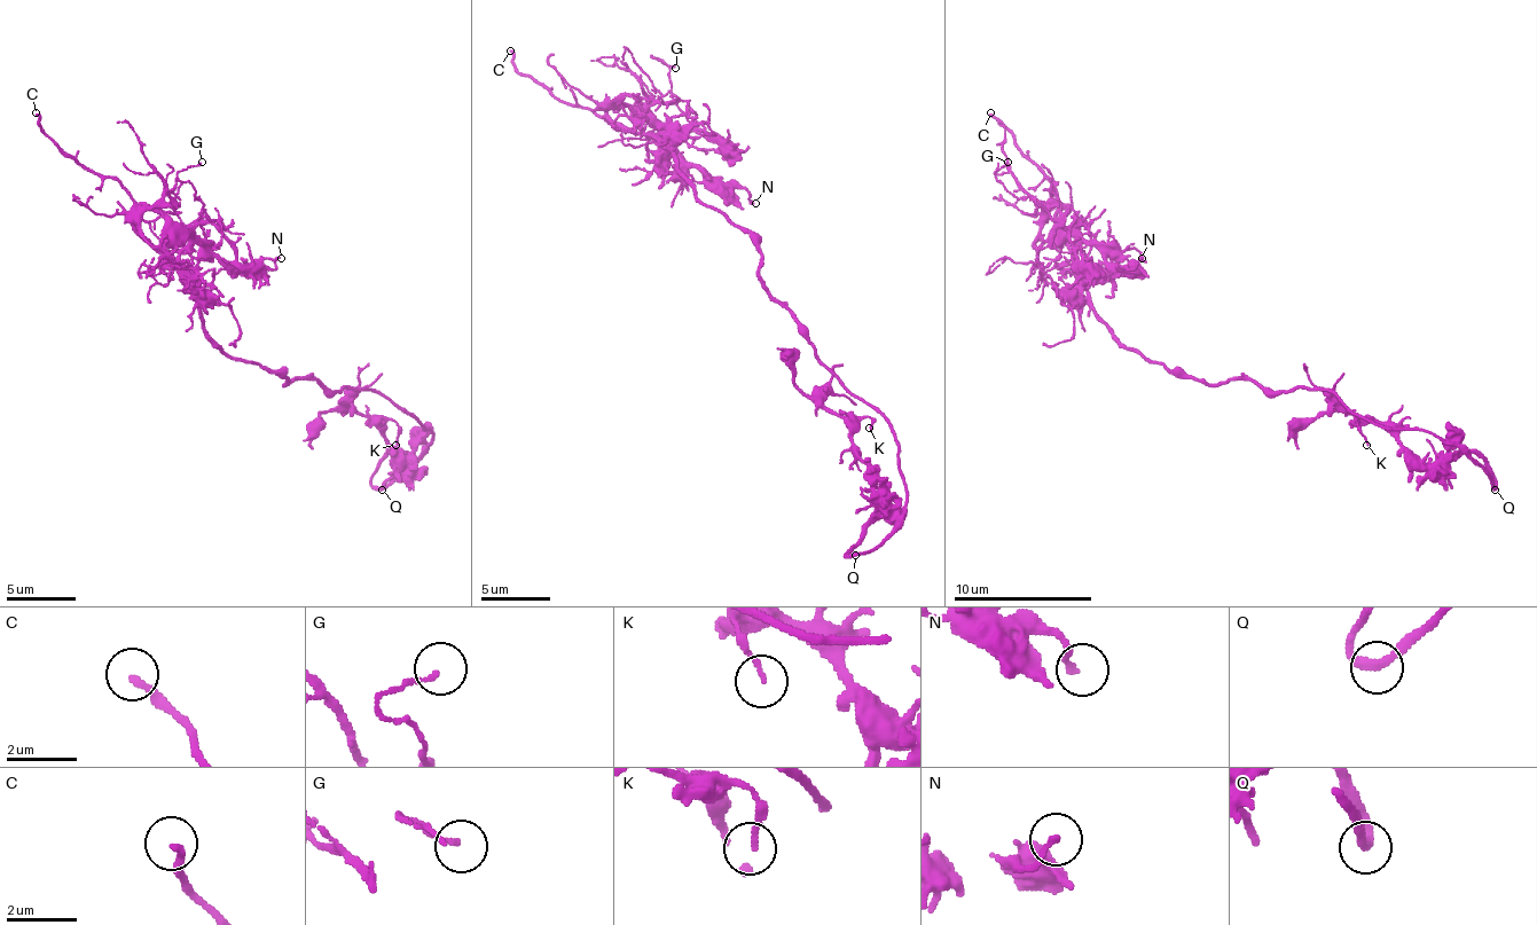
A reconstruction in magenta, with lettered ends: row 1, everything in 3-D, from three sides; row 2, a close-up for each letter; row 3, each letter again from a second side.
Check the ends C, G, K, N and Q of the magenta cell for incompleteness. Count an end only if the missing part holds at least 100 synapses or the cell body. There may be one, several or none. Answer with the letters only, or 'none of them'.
C

